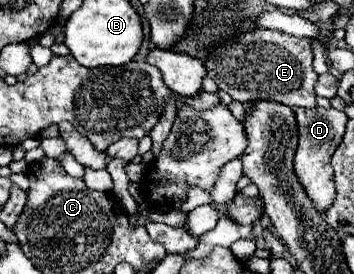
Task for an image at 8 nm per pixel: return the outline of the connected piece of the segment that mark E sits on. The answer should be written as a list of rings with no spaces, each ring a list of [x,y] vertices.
[[[255,29],[247,35],[239,35],[237,41],[225,41],[209,59],[205,59],[207,75],[219,85],[219,91],[227,91],[235,101],[275,101],[287,107],[315,107],[315,81],[317,73],[313,71],[313,43],[315,39],[293,37],[281,31]]]

